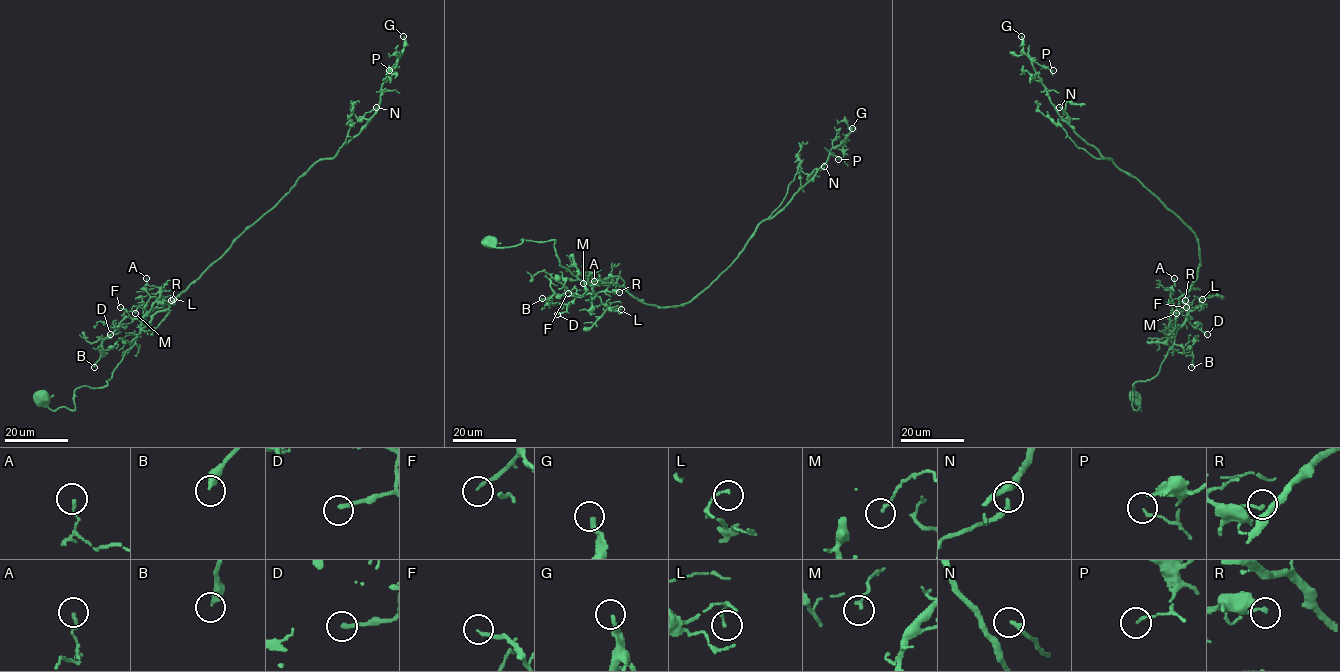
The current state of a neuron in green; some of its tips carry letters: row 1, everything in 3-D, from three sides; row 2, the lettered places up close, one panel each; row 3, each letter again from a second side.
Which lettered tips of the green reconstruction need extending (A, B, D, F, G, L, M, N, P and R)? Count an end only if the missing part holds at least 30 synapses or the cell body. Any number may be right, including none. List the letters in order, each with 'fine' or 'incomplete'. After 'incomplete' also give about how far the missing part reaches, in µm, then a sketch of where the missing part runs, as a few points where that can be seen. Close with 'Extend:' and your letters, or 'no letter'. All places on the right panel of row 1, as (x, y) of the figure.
A: fine
B: fine
D: fine
F: fine
G: fine
L: fine
M: fine
N: incomplete | 15 µm | (1059, 107), (1056, 102), (1060, 86)
P: fine
R: fine
Extend: N

